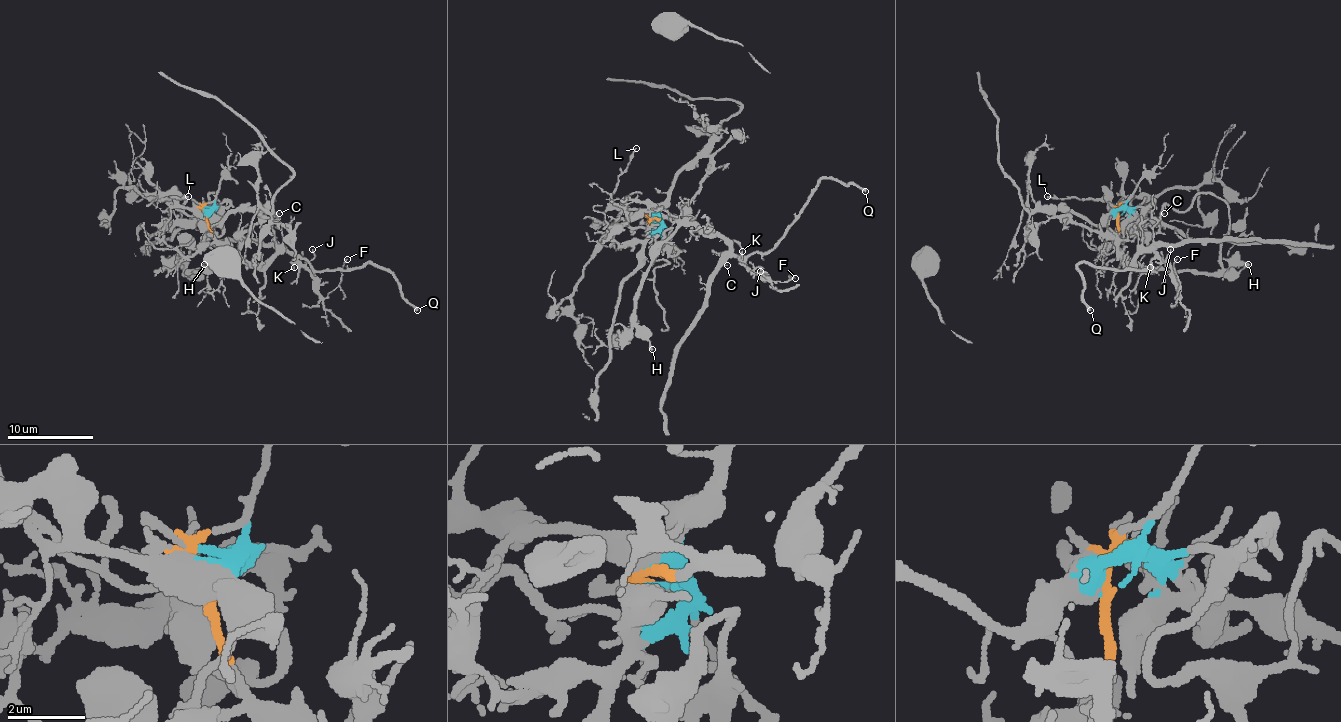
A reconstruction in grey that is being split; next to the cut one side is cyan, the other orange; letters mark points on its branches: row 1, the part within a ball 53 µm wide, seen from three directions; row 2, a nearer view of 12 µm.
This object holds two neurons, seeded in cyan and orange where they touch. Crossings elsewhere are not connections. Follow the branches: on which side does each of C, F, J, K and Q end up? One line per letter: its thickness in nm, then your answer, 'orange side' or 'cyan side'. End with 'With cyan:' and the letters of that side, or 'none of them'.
C: 140 nm | orange side
F: 90 nm | orange side
J: 120 nm | orange side
K: 120 nm | orange side
Q: 220 nm | orange side
With cyan: none of them

